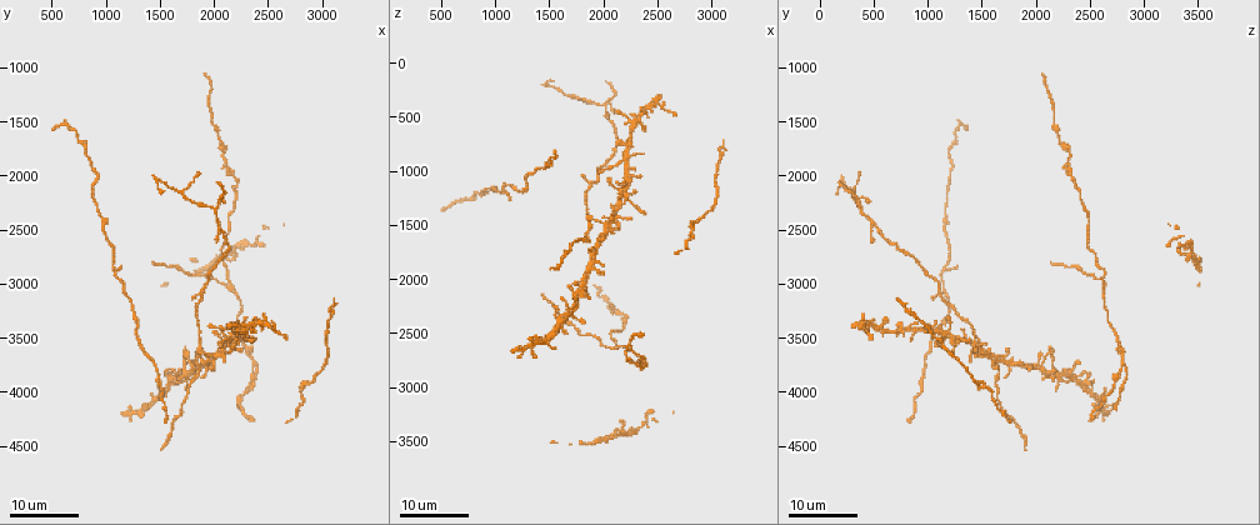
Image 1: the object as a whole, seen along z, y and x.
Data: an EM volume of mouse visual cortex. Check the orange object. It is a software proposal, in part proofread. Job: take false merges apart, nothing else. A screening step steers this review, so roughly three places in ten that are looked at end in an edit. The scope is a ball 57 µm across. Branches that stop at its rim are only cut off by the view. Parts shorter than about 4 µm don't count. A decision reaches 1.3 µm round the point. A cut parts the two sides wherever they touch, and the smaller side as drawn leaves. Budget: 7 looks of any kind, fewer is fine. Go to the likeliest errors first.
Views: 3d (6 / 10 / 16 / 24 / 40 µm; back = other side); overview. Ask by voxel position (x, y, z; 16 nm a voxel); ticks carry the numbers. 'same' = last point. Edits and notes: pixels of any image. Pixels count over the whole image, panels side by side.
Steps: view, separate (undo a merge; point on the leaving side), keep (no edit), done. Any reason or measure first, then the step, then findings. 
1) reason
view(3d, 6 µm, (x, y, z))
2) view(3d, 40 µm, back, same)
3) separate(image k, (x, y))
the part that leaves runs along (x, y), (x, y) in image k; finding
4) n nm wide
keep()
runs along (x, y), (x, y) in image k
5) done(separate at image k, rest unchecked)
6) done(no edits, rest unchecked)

branch point
view(3d, 16 µm, (2020, 2320, 360))

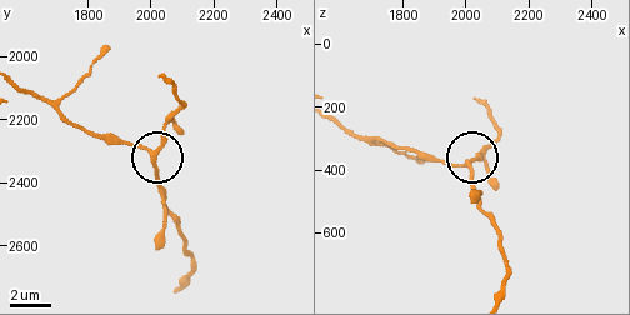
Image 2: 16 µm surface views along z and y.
closer look
view(3d, 6 µm, (2000, 2310, 380))

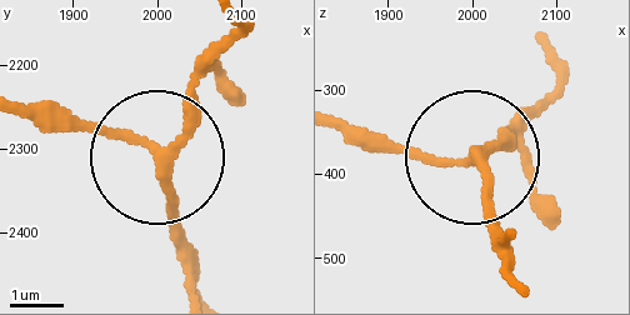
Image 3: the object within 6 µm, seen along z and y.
view(3d, 6 µm, back, (2010, 2305, 380))

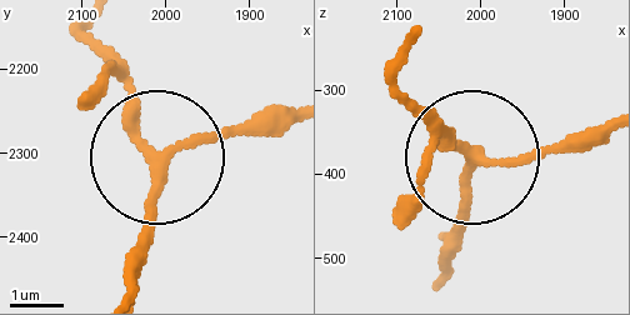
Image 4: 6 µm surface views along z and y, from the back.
side arm 6 µm
keep()
runs along (433, 286), (468, 151), (414, 116) in image 4; all the same neuron

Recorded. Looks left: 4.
three arms meet
view(3d, 24 µm, (1880, 3080, 1100))

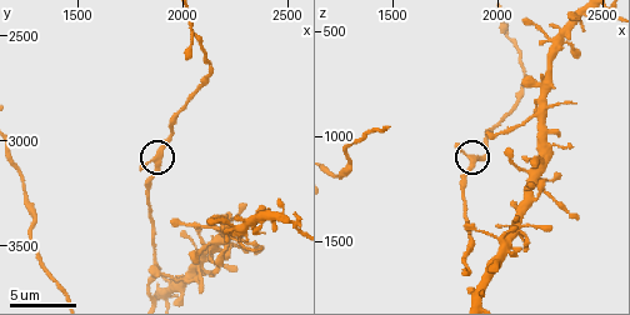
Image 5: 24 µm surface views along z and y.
view(3d, 6 µm, (1880, 3080, 1100))

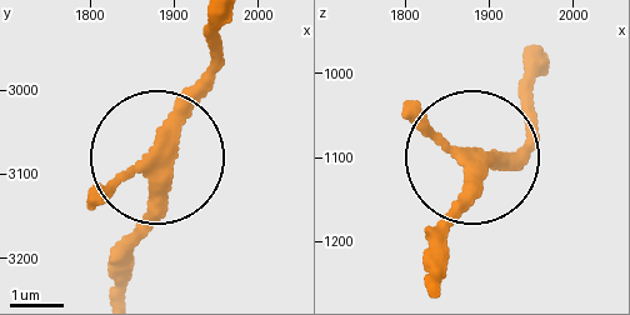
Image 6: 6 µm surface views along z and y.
side arm 33 µm; 3 arms
keep()
all the same neuron

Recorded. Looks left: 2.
three-way junction
view(3d, 10 µm, (2010, 3660, 1500))

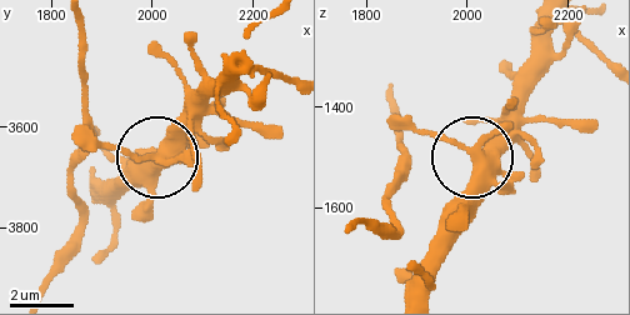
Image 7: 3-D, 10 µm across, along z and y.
3 arms
keep()
runs along (89, 196), (138, 173), (208, 103) in image 7; continuous, no second neuron

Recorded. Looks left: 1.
done(no edits, rest unchecked)

